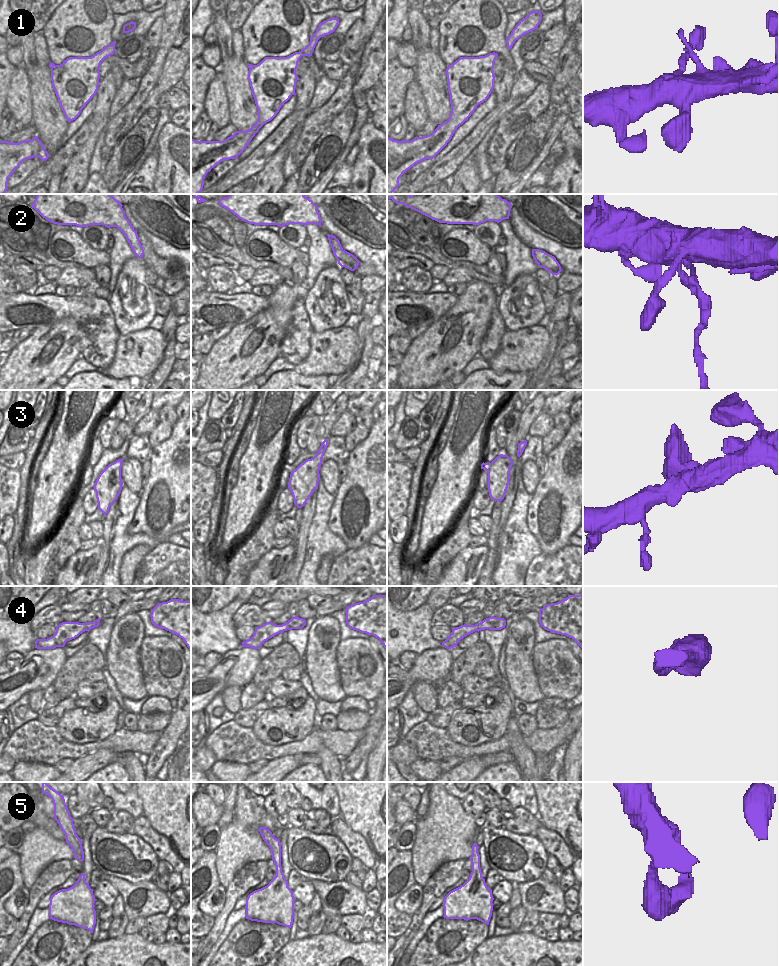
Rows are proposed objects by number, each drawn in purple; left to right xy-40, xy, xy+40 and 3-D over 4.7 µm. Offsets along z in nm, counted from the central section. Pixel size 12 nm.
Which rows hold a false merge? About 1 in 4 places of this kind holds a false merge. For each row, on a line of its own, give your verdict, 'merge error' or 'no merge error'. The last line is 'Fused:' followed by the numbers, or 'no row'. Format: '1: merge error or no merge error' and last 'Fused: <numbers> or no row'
1: no merge error
2: merge error
3: no merge error
4: no merge error
5: no merge error
Fused: 2

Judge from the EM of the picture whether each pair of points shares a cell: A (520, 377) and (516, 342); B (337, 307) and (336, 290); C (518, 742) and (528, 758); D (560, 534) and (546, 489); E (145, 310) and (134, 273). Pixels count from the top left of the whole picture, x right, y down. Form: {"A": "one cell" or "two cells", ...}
{"A": "two cells", "B": "one cell", "C": "one cell", "D": "one cell", "E": "one cell"}

